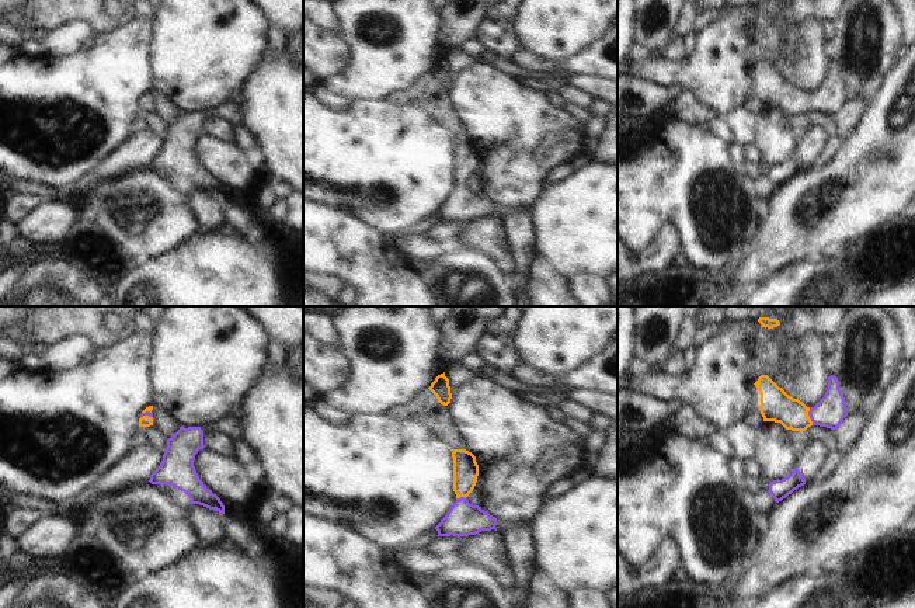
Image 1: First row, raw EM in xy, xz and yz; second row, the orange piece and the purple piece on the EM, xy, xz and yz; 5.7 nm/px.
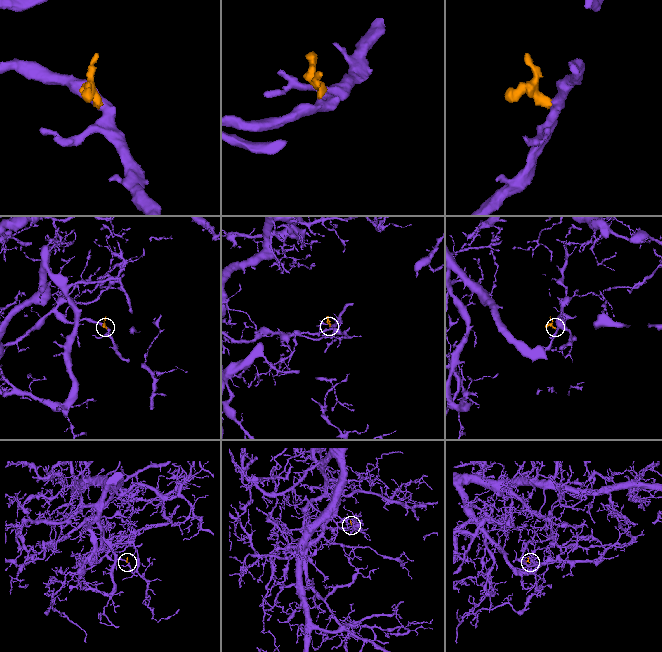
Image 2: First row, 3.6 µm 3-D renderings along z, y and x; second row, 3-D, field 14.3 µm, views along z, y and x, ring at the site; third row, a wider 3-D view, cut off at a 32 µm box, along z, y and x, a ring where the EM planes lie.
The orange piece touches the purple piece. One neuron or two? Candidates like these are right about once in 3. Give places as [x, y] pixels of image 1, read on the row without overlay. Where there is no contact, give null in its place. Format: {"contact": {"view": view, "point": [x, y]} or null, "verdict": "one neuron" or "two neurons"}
{"contact": {"view": "yz", "point": [809, 103]}, "verdict": "one neuron"}

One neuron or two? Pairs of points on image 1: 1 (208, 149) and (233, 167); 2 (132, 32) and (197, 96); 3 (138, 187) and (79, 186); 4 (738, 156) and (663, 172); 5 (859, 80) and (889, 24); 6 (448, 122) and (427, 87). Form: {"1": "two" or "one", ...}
{"1": "one", "2": "two", "3": "two", "4": "two", "5": "one", "6": "one"}

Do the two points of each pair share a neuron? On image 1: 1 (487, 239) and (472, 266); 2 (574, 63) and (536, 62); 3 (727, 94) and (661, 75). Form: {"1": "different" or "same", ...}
{"1": "different", "2": "same", "3": "same"}

